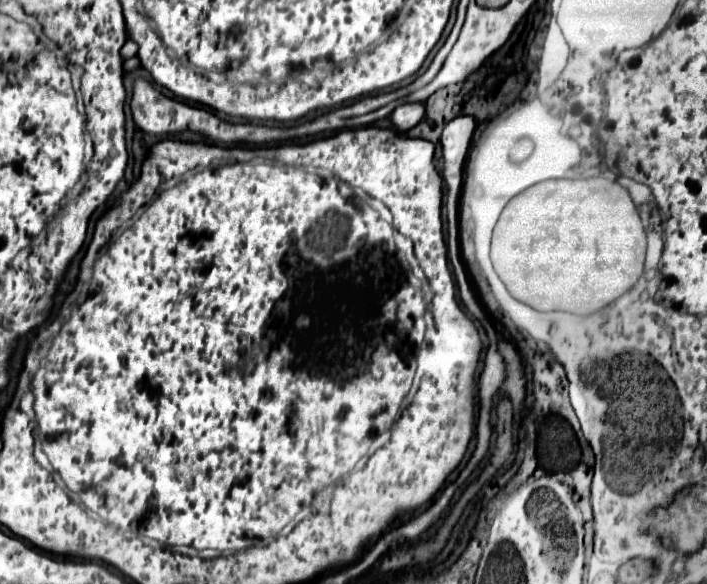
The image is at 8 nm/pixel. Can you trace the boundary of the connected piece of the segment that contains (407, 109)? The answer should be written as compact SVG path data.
M405 103L391 113L391 123L397 131L409 131L425 115L425 103Z

